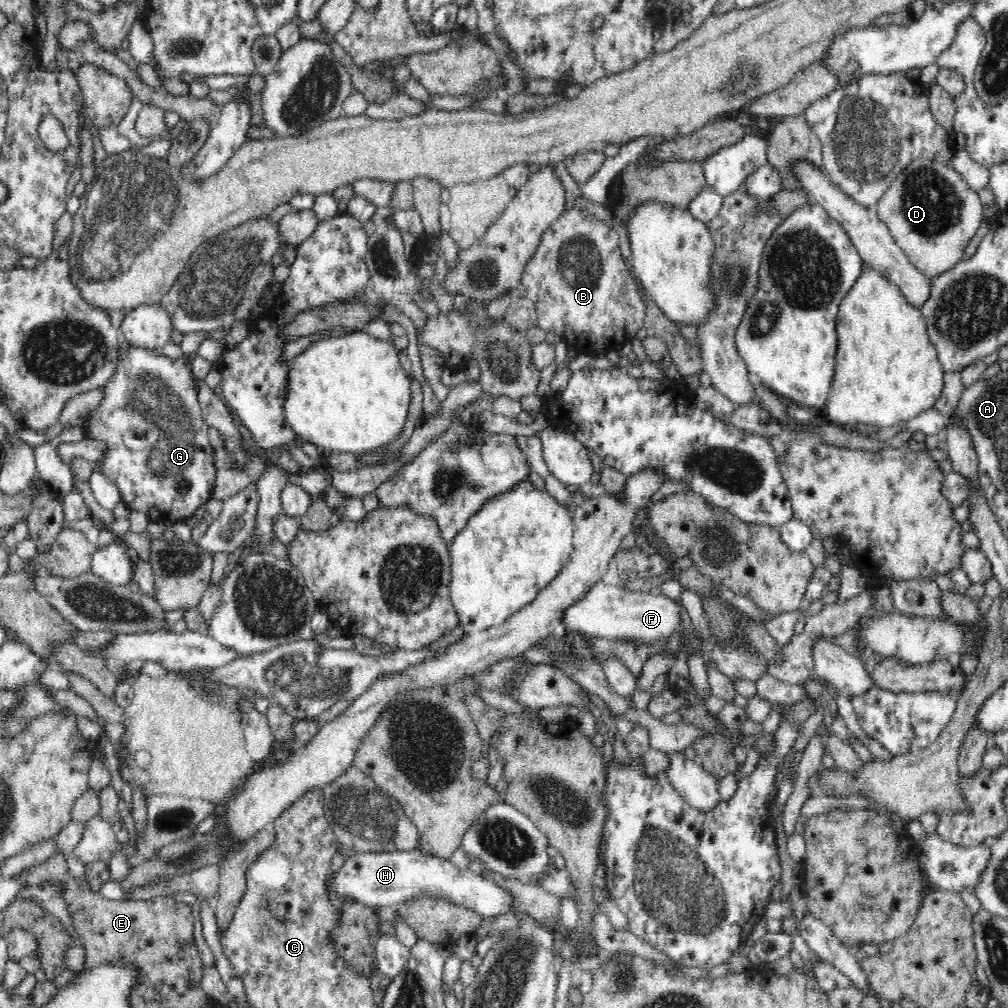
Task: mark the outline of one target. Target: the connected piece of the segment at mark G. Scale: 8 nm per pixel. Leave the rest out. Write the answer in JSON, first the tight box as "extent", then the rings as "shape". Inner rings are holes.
{"extent":[85,346,218,525],"shape":[[[127,346],[127,349],[120,351],[119,355],[118,372],[116,372],[116,376],[114,376],[112,380],[109,380],[109,383],[104,387],[107,396],[105,400],[102,400],[100,406],[91,411],[92,418],[90,418],[90,424],[88,424],[86,430],[85,439],[104,443],[106,445],[106,450],[108,450],[108,452],[106,452],[106,458],[102,460],[102,464],[95,466],[94,470],[112,481],[112,484],[120,491],[121,500],[130,510],[144,512],[149,521],[167,525],[174,524],[175,522],[185,522],[188,516],[192,516],[202,504],[206,504],[213,496],[215,478],[218,474],[214,463],[214,448],[212,444],[210,444],[208,437],[209,427],[203,420],[201,404],[197,400],[196,390],[193,389],[192,381],[195,378],[192,374],[192,369],[188,368],[188,361],[185,358],[181,360],[168,359],[161,356],[158,351],[141,350],[140,348],[133,348],[132,346]],[[180,480],[186,480],[187,484],[189,484],[187,491],[180,491],[180,489],[178,489],[178,482],[180,482]]]}

